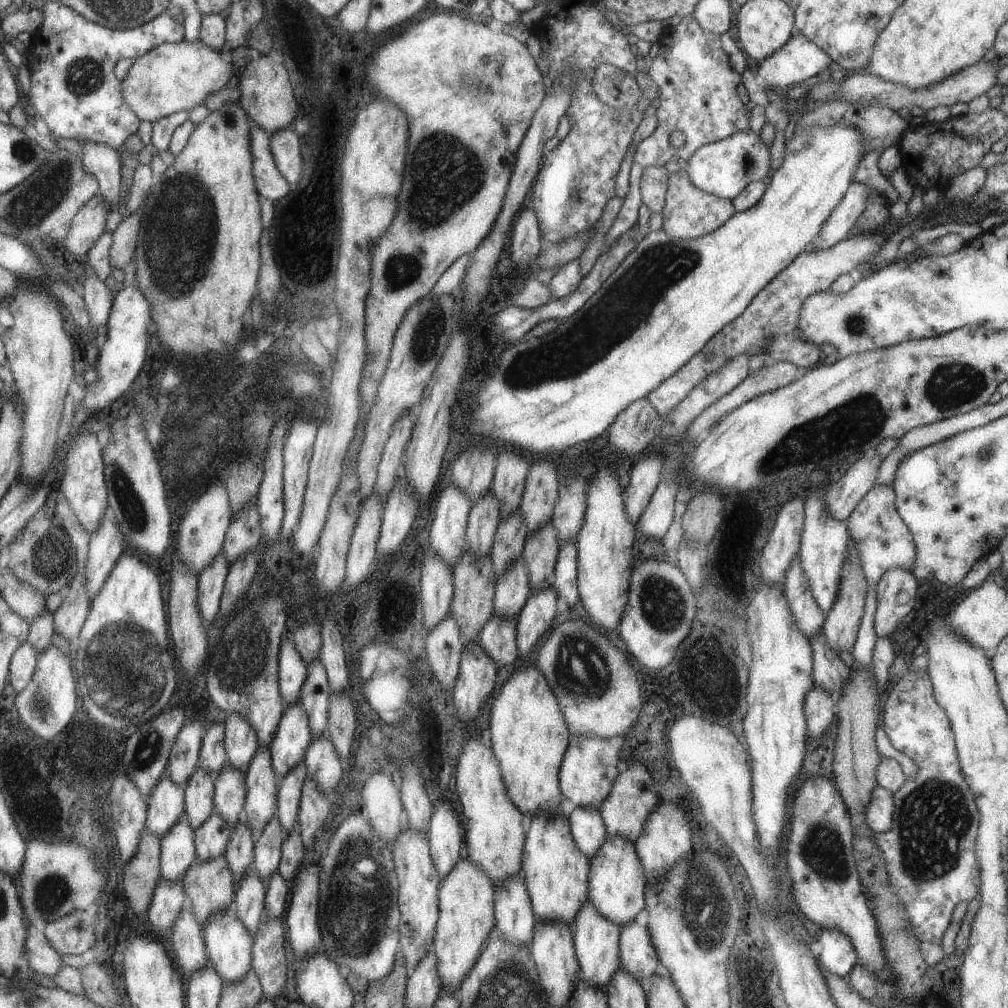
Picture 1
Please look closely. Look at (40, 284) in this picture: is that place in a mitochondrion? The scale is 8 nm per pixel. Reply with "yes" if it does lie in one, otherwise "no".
no

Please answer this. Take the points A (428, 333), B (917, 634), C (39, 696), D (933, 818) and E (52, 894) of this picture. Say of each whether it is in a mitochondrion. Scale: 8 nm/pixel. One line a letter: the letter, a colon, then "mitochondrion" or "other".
A: mitochondrion
B: other
C: mitochondrion
D: mitochondrion
E: mitochondrion

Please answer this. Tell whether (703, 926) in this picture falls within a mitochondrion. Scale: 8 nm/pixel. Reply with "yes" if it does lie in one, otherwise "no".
yes

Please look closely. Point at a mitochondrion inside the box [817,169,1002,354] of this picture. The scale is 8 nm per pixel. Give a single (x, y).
(856, 325)

